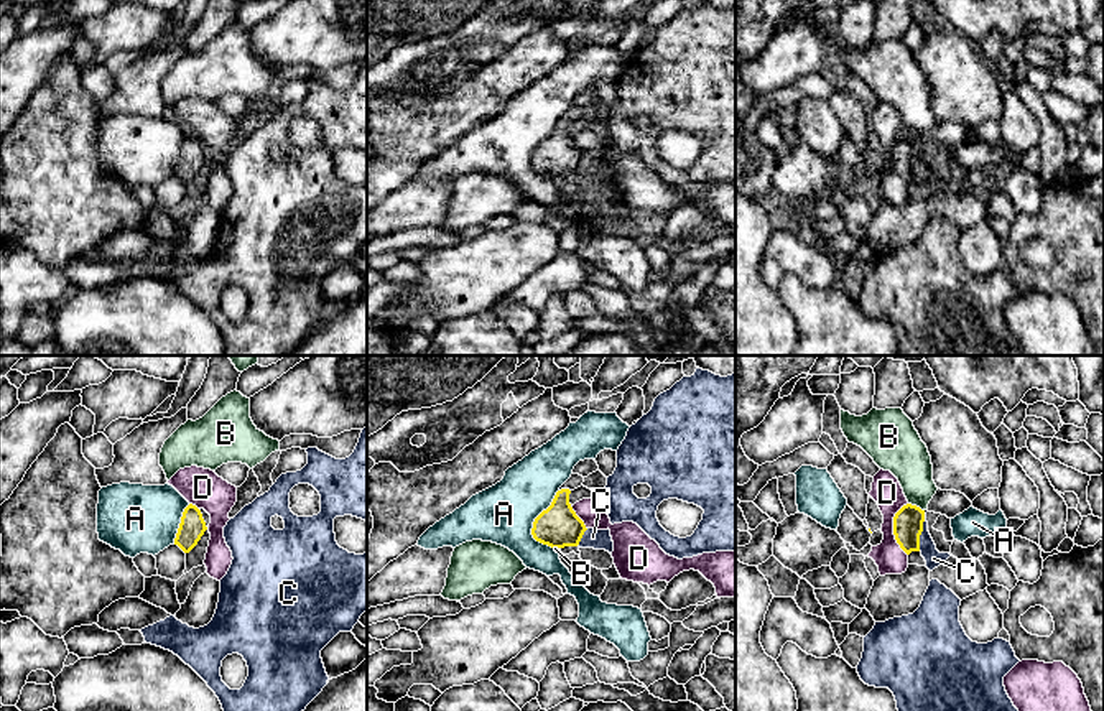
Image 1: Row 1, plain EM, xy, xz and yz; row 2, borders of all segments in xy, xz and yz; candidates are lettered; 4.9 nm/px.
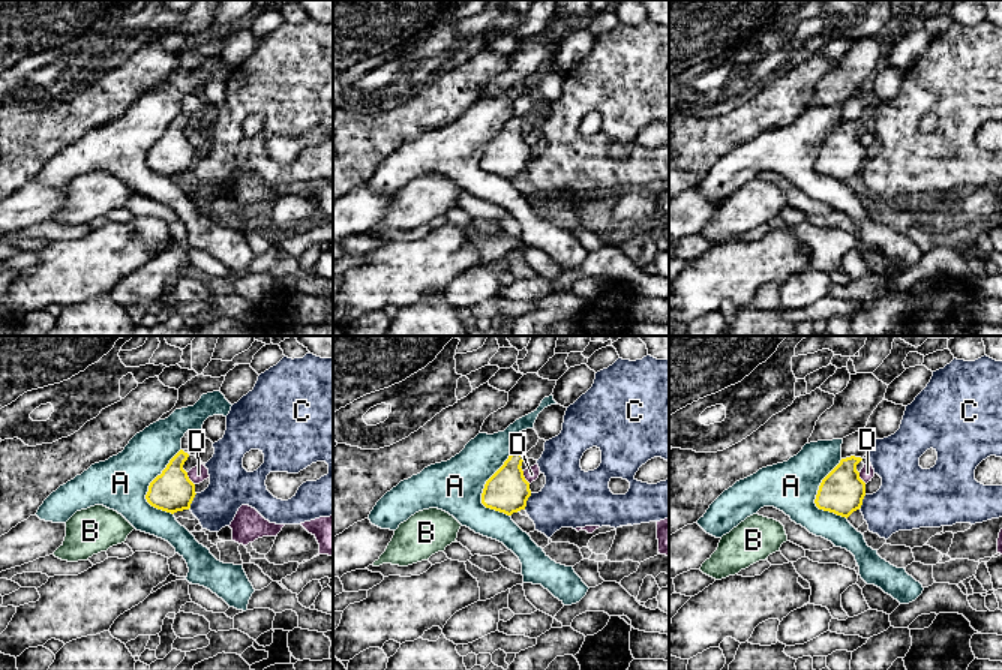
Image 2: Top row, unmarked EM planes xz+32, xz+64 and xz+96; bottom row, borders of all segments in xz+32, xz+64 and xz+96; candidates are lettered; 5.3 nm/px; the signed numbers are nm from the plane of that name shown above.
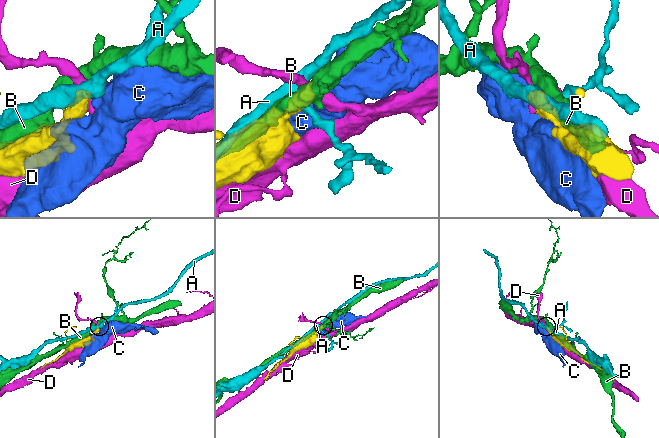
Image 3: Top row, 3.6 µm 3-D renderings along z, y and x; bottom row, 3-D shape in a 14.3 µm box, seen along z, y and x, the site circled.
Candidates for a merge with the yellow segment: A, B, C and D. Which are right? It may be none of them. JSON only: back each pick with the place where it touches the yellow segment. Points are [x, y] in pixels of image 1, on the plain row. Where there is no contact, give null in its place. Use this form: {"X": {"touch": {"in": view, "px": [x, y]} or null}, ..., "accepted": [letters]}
{"accepted": []}

